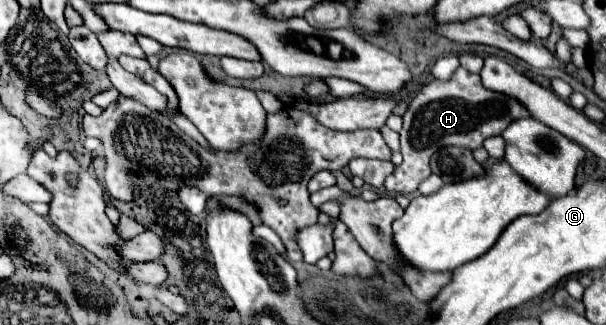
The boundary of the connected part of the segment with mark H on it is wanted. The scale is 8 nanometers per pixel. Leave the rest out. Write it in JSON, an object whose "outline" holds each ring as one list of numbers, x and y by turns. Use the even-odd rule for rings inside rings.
{"outline":[[457,68,449,82,431,80,421,88,421,92,411,100,405,116,401,136,403,162,393,174,385,178,385,188,395,194,417,192,421,180,431,174,429,158,443,146,459,146,475,150,489,136,499,136,513,120,527,118,529,112,513,100,511,96,491,92,483,88,479,74,471,74,465,68]]}

